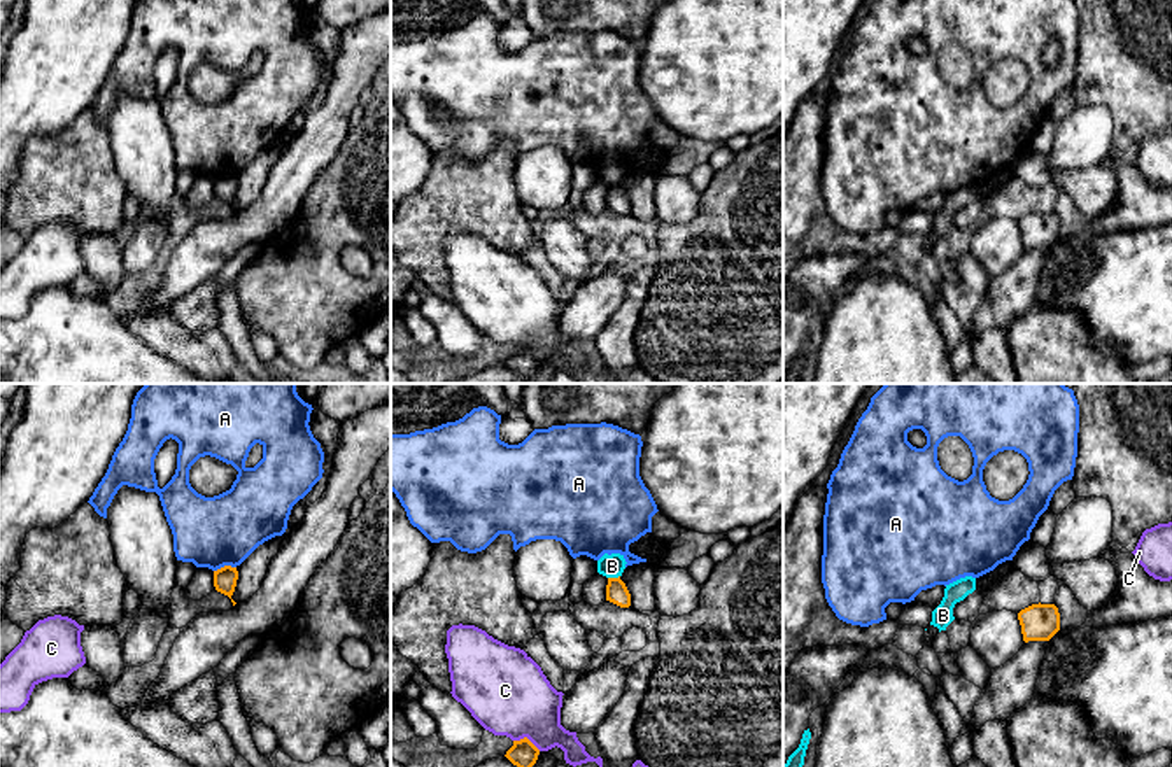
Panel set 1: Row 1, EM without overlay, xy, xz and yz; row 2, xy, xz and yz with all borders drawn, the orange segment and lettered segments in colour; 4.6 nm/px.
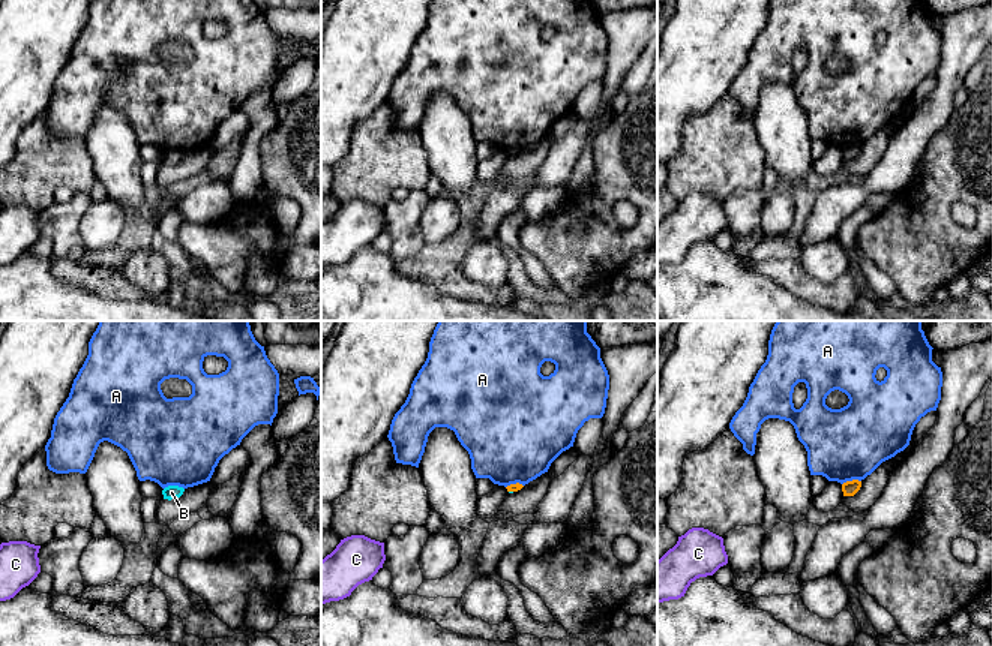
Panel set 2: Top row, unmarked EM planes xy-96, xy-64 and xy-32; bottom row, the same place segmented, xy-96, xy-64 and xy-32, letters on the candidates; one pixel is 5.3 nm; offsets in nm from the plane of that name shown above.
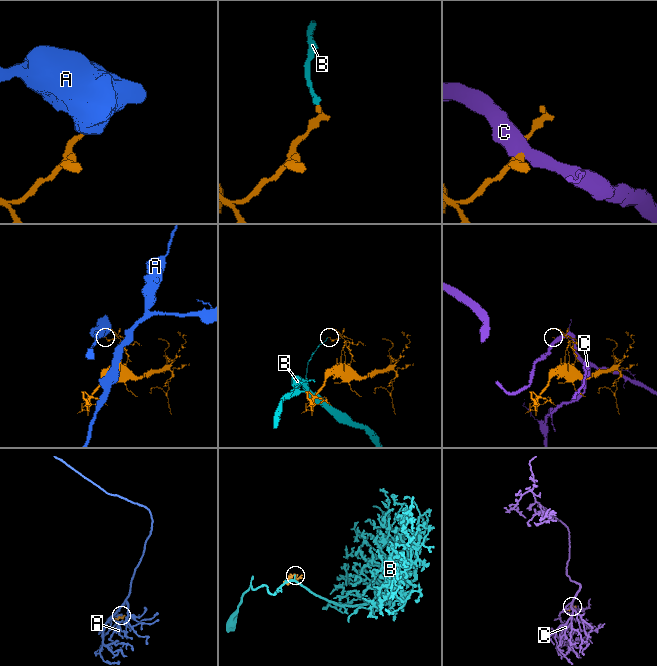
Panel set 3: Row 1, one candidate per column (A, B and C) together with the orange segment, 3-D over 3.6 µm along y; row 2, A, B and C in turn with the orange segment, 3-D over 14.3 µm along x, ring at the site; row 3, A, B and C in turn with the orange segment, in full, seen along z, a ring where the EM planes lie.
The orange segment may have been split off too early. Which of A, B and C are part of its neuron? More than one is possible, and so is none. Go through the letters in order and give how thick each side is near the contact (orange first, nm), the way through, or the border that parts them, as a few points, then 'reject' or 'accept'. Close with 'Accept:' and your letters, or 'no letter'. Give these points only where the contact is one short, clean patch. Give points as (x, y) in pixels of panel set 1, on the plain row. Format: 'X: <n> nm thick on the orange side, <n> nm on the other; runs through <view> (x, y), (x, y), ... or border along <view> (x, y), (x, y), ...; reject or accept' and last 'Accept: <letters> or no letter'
A: 110 nm thick on the orange side, 320 nm on the other; reject
B: 100 nm thick on the orange side, 110 nm on the other; border along xz (619, 182), (608, 186); reject
C: 120 nm thick on the orange side, 380 nm on the other; reject
Accept: no letter

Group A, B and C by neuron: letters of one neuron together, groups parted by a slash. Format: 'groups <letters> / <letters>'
groups A / B / C

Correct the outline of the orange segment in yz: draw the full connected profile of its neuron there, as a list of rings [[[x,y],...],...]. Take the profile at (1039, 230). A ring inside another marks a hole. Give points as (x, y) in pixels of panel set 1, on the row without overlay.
[[[1032,212],[1018,221],[1023,249],[1049,249],[1060,238],[1060,221],[1055,212]]]

